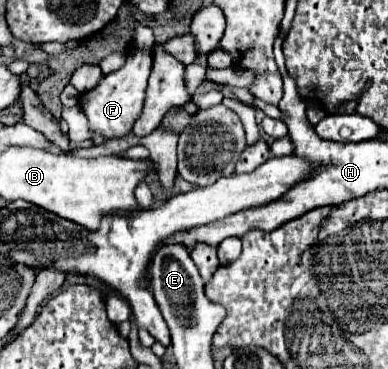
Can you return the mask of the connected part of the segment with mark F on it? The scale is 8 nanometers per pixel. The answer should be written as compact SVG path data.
M136 49L128 55L126 65L122 69L118 69L110 75L104 75L100 85L96 85L92 91L88 91L80 97L80 107L86 113L86 117L90 121L90 127L94 131L102 133L106 139L118 139L118 137L124 137L132 131L134 121L142 113L150 67L152 67L150 53L142 51L142 49Z

